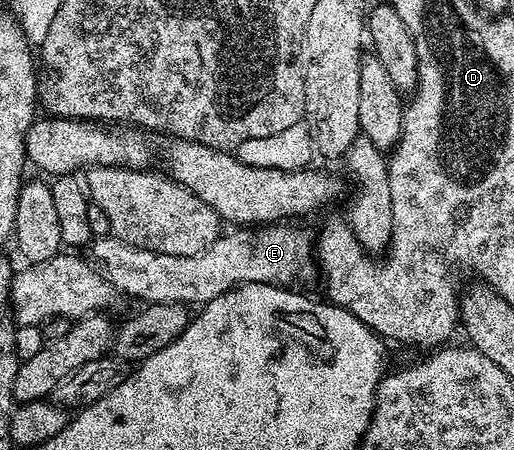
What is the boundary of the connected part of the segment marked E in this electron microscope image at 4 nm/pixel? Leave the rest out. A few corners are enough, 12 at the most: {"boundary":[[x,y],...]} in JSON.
{"boundary":[[300,228],[221,233],[194,256],[115,236],[90,251],[121,295],[203,304],[315,268]]}

